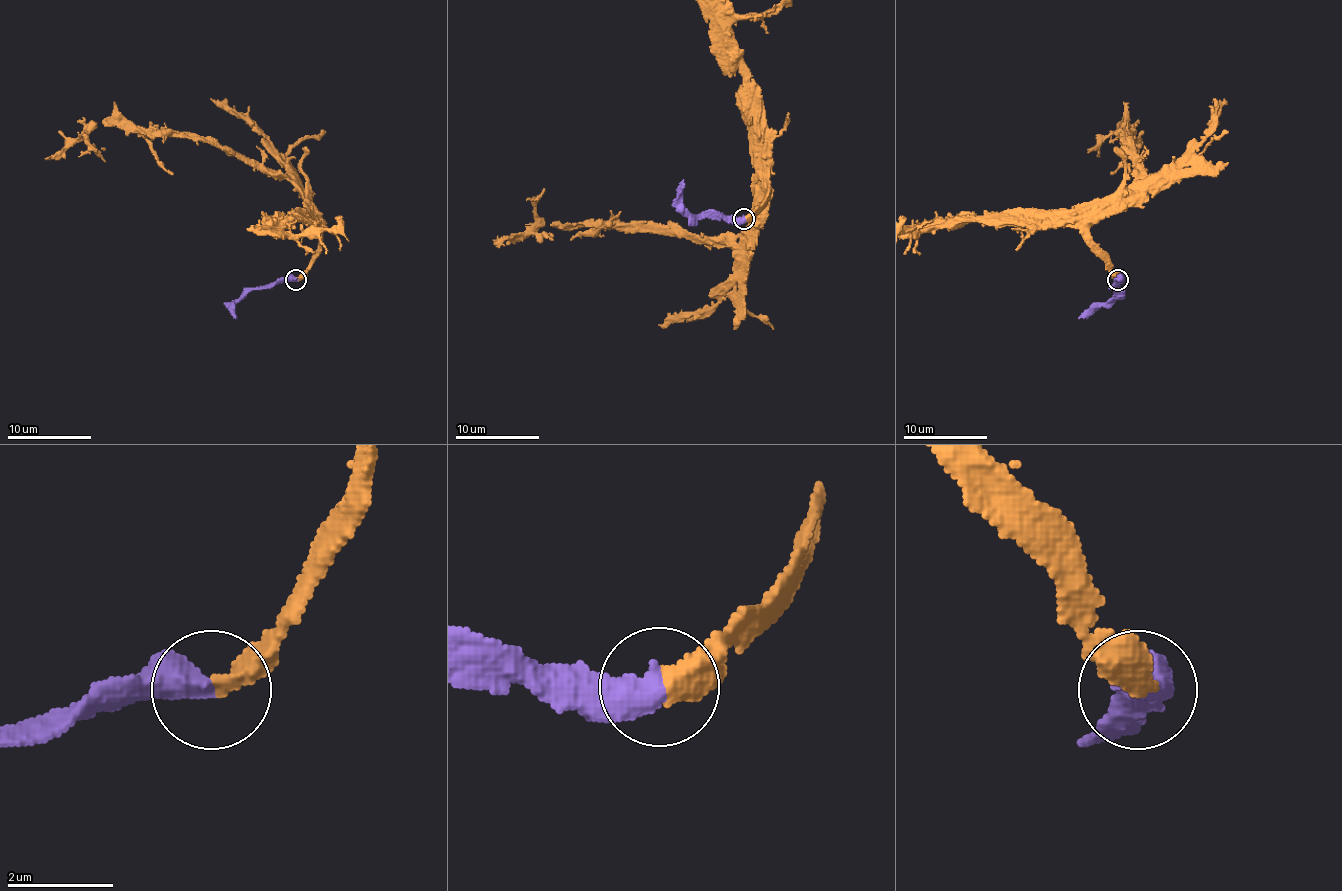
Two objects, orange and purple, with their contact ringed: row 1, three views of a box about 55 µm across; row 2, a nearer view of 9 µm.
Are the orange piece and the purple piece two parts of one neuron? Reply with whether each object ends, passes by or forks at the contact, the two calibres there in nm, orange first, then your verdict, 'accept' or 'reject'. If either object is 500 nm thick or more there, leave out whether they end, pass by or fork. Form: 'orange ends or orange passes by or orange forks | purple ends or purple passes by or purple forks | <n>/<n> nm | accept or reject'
480/550 nm | accept

